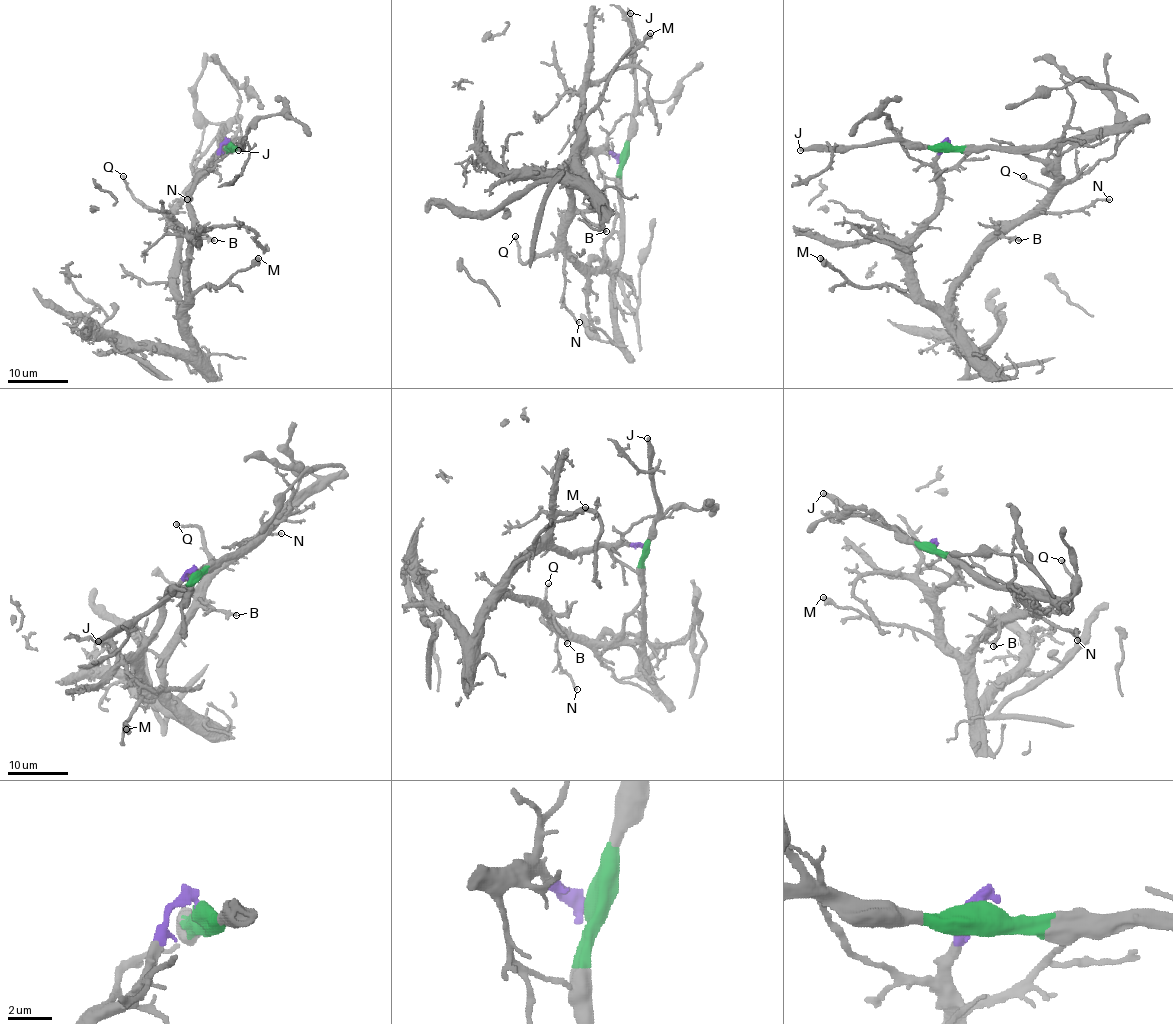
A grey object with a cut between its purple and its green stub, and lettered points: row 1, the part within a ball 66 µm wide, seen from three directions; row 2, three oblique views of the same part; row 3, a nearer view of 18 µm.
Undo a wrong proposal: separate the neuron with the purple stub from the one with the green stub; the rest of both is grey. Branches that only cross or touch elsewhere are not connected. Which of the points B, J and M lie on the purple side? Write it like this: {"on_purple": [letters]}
{"on_purple": ["B", "M"]}

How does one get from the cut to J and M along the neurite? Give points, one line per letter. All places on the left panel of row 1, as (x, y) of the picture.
J: (228, 143), (234, 146), (243, 142), (237, 151)
M: (228, 143), (220, 146), (189, 201), (189, 292), (205, 285), (220, 286), (259, 257)

